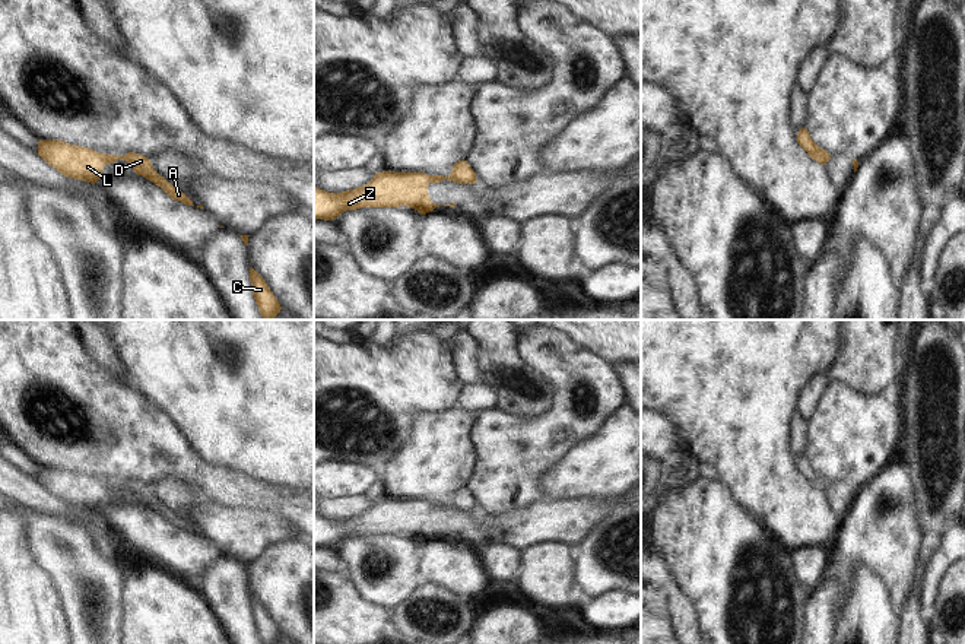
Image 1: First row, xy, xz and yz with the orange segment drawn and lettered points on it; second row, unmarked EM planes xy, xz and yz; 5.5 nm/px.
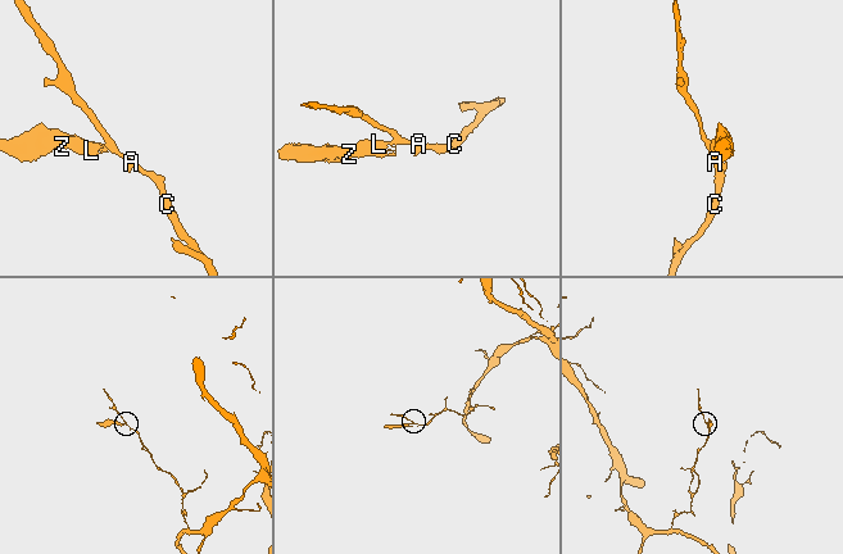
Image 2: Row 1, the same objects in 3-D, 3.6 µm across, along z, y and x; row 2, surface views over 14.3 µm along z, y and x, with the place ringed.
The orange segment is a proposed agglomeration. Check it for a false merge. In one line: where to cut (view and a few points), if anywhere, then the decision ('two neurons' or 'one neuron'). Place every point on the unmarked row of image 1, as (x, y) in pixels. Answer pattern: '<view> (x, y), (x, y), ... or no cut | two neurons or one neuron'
xy (123, 484), (126, 487) | two neurons

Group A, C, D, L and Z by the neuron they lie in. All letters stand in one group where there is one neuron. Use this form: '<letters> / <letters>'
A C D / L Z

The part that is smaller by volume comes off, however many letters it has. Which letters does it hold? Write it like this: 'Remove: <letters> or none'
Remove: L, Z

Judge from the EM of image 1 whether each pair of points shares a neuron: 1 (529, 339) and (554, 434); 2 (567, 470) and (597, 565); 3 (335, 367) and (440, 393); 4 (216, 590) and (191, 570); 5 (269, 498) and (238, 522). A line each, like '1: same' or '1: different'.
1: same
2: same
3: same
4: different
5: different

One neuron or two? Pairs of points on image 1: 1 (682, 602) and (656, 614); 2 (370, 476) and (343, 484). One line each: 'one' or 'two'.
1: two
2: one

